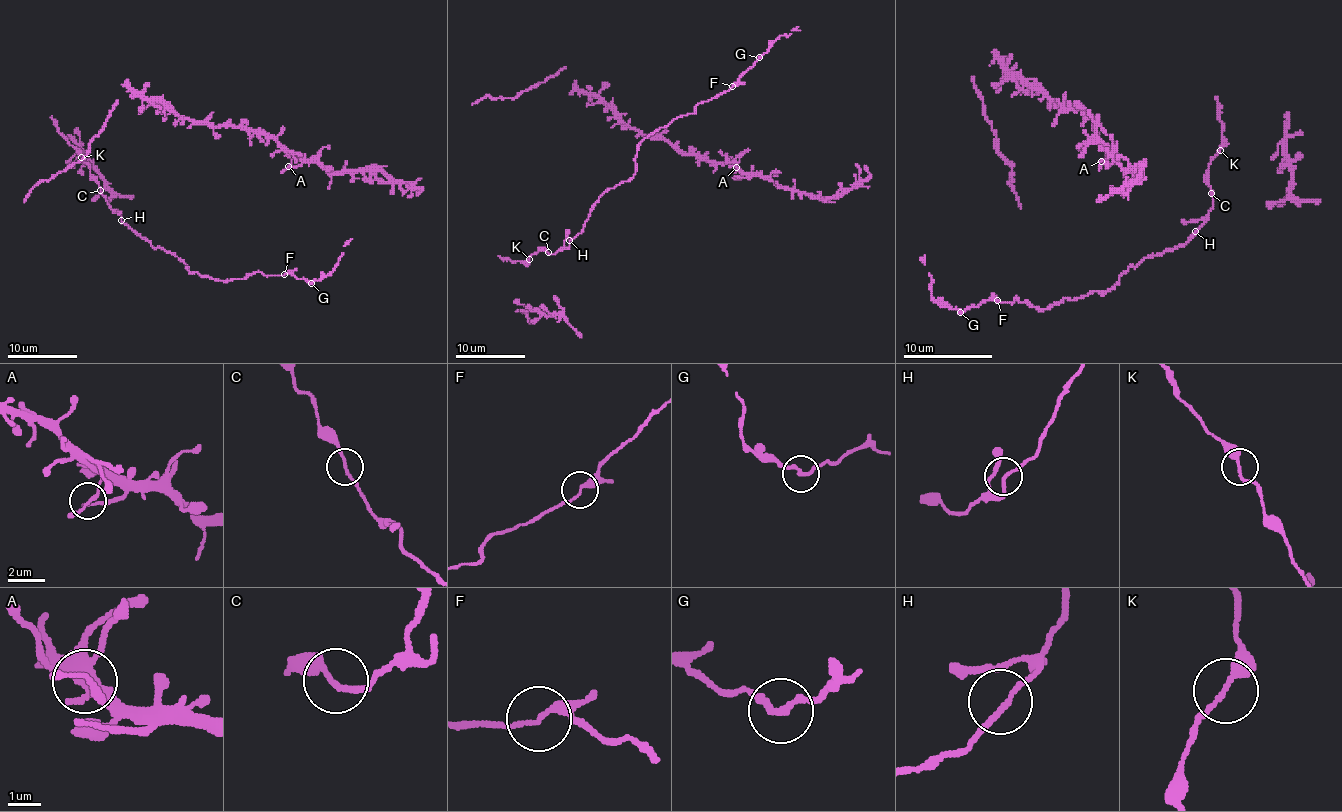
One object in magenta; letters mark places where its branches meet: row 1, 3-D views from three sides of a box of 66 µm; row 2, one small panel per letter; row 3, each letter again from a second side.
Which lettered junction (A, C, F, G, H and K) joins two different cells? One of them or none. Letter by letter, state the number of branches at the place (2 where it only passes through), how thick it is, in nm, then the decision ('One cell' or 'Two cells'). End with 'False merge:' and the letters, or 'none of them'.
A: Branches: 2. Thickness 170 nm. One cell
C: Branches: 2. Thickness 140 nm. One cell
F: Branches: 2. Thickness 200 nm. One cell
G: Branches: 2. Thickness 180 nm. One cell
H: Branches: 2. Thickness 160 nm. One cell
K: Branches: 2. Thickness 200 nm. One cell
False merge: none of them

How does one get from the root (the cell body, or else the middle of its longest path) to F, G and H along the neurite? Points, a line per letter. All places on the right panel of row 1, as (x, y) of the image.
F: (1016, 295), (1012, 302), (996, 300)
G: (1016, 295), (1012, 302), (985, 300), (978, 307), (960, 311)
H: (1016, 295), (1021, 302), (1047, 309), (1065, 298), (1110, 291), (1130, 266), (1182, 246), (1195, 231)

